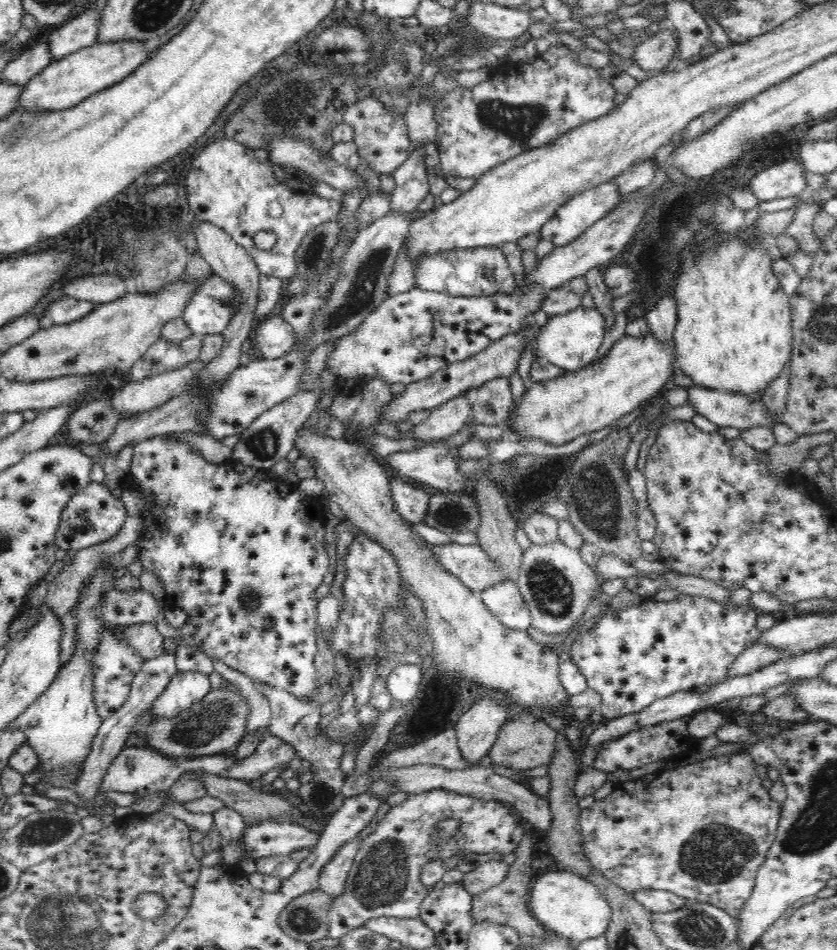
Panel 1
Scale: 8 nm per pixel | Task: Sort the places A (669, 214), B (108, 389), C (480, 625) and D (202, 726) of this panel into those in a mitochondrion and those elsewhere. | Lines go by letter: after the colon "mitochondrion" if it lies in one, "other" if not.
A: other
B: other
C: other
D: mitochondrion

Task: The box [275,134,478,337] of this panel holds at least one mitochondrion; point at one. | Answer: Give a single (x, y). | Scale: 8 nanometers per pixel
(364, 284)

